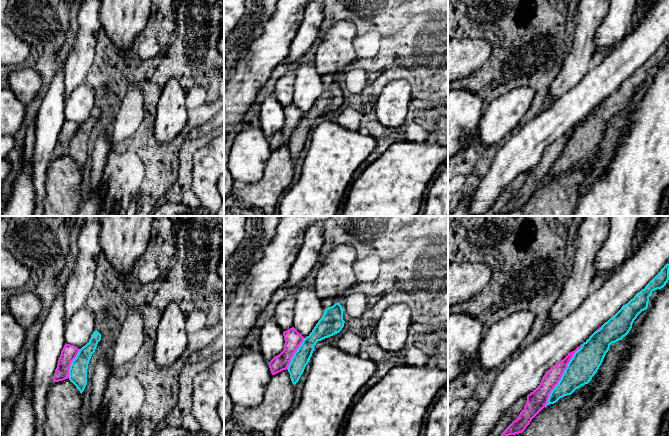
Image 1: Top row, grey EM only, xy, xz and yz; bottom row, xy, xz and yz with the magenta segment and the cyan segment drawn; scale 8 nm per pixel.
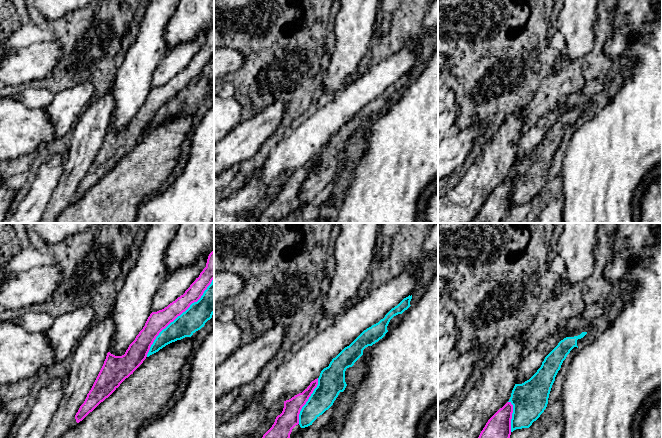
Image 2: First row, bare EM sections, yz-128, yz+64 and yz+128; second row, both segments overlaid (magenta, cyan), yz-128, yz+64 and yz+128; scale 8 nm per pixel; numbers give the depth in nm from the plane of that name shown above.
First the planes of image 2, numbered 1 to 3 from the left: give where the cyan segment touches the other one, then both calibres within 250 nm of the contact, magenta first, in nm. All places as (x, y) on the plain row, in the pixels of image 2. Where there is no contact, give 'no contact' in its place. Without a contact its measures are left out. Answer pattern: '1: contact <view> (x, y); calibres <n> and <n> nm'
1: contact yz-128 (177, 92); calibres 160 and 190 nm
2: contact yz+64 (307, 176); calibres 160 and 220 nm
3: contact yz+128 (511, 192); calibres 220 and 280 nm

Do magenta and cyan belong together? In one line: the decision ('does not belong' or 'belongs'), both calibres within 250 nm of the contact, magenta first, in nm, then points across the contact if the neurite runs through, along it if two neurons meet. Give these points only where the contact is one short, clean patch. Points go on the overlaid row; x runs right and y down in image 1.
belongs; calibres 140 and 220 nm

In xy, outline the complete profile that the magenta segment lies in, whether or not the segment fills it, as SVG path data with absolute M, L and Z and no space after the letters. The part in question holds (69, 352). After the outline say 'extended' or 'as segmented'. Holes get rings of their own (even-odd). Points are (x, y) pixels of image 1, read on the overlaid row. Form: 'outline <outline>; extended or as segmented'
outline M95 330L81 349L65 343L53 376L54 382L69 379L82 394L87 385L88 364L100 340L101 334Z; extended

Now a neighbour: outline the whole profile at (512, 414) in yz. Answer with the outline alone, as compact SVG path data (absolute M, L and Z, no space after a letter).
M527 396L519 398L512 407L503 415L499 422L494 426L488 436L501 436L505 429L519 416L527 402Z

